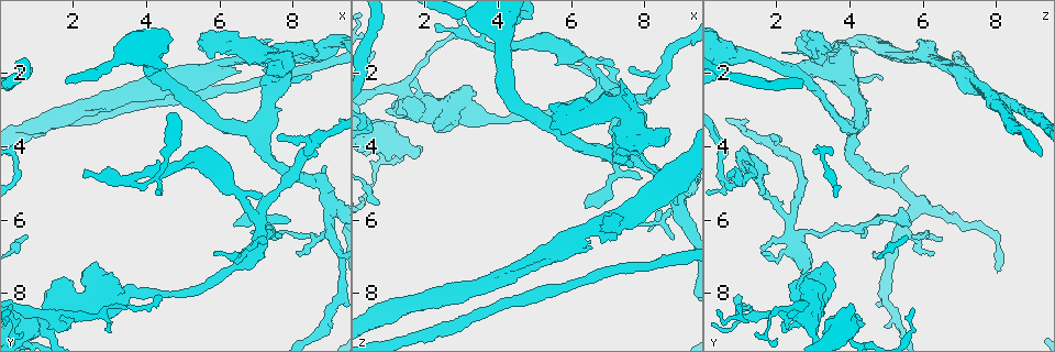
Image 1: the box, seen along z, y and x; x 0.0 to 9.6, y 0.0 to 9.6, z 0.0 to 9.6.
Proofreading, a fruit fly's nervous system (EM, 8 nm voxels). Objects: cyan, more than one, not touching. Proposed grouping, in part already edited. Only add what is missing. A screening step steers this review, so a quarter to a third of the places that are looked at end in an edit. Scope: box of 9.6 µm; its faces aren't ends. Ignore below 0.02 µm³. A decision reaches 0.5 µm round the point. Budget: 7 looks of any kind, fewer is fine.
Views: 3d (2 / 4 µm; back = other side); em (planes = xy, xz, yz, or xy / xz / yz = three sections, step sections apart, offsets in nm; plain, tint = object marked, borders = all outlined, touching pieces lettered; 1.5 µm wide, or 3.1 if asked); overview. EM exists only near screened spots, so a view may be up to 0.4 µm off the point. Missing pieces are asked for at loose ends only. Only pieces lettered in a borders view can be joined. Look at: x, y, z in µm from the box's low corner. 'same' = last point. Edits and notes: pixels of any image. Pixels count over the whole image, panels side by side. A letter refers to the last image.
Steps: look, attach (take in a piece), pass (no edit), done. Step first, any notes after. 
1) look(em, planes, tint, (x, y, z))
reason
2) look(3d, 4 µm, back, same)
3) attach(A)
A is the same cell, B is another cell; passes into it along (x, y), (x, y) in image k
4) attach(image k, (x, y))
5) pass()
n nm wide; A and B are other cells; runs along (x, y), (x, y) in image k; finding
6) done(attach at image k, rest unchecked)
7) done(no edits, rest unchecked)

look(3d, 4 µm, (1.50, 7.65, 2.80))
free end

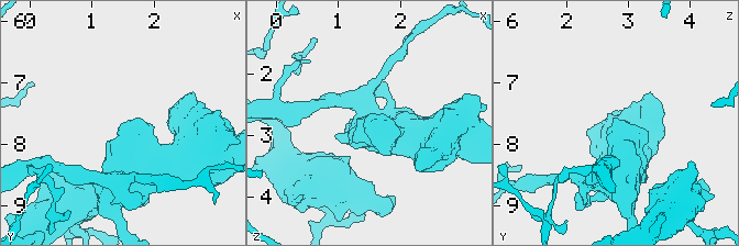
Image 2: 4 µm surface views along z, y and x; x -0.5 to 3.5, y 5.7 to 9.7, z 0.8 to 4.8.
look(em, planes, borders, (1.45, 7.65, 2.85))

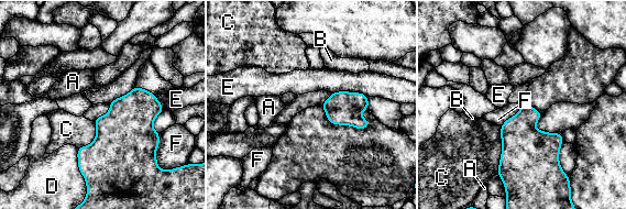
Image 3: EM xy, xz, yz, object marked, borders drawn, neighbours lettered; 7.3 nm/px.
pass()
A, B, C, D, E and F are other cells; border along (522, 102), (520, 109), (501, 125) in image 3; no lettered piece goes on from it

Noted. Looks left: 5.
look(em, yz, step 8, borders, (5.50, 2.50, 7.10))
free end

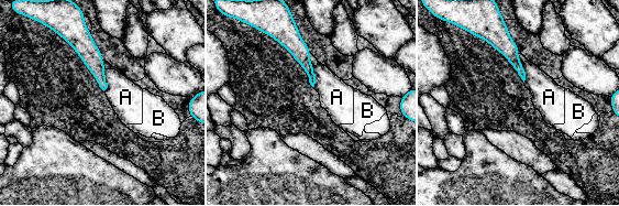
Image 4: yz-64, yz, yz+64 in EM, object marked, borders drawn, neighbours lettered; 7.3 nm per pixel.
look(em, planes, borders, same)

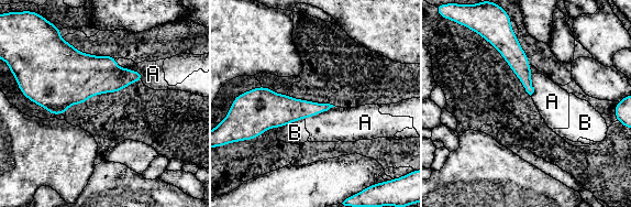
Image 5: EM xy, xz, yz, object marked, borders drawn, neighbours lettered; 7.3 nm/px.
pass()
A touches over 240 nm; A and B are other cells; runs along (499, 45), (520, 66), (530, 90) in image 5; none of them fits

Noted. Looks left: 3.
look(em, yz, step 4, tint, (6.75, 6.75, 1.55))
an open end

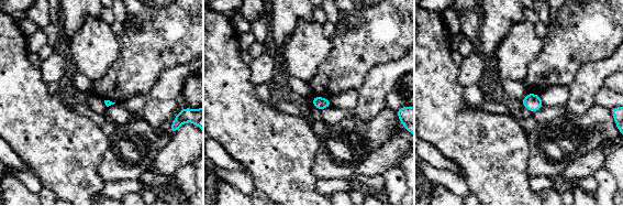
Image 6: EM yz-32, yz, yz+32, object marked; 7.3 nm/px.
look(em, xz, step 4, borders, same)

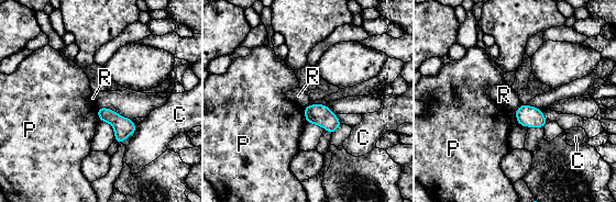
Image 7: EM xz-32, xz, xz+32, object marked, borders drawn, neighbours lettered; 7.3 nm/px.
pass()
100 nm wide; C, P and R are other cells; border along (521, 104), (514, 111) in image 7; no lettered piece goes on from it

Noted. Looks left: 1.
done(no edits, rest unchecked)

